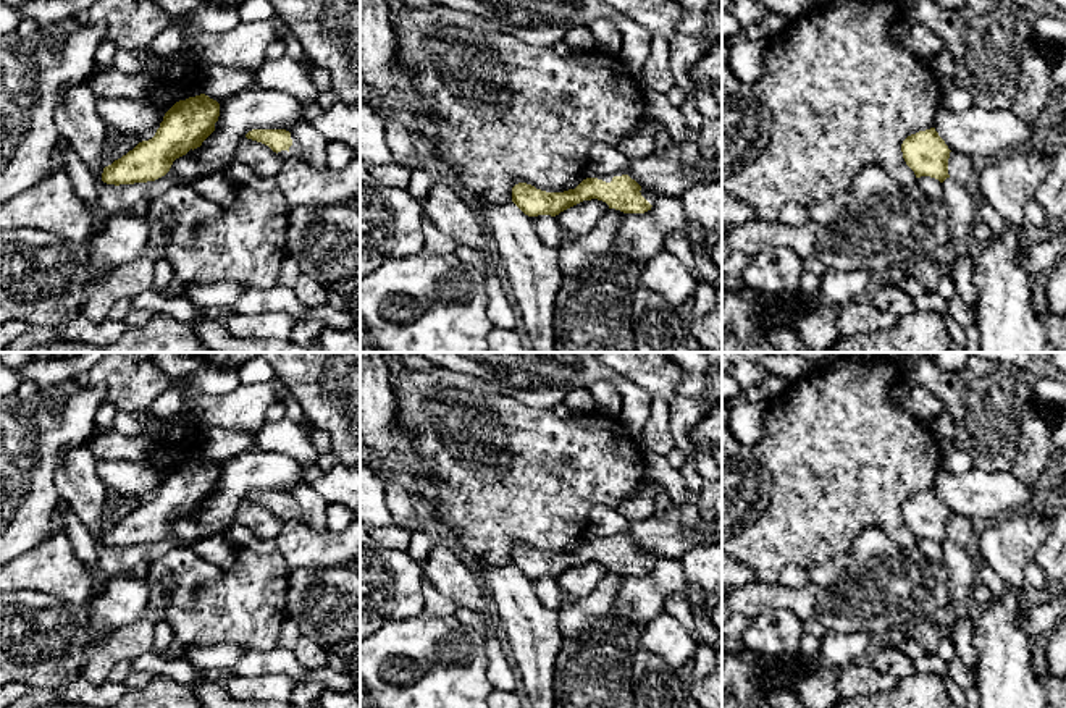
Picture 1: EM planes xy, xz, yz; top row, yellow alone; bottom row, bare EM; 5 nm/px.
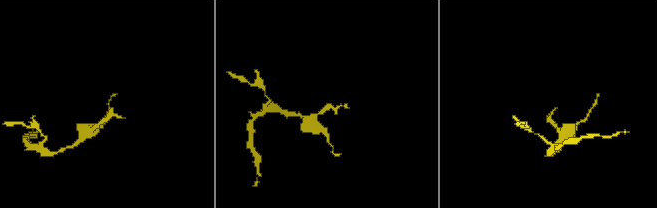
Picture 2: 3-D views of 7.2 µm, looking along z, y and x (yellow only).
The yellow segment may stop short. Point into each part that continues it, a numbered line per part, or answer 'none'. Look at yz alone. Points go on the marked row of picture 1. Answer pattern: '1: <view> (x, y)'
none

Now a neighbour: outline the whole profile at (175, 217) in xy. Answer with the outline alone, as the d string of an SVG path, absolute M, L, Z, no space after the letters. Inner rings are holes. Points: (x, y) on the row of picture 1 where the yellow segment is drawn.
M176 184L149 202L149 255L166 246L191 246L202 225L218 215L220 205L200 196L192 184Z

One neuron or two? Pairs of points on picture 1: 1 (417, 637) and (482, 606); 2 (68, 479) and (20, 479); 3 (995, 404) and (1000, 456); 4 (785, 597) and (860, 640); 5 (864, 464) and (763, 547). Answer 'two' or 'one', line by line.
1: two
2: two
3: one
4: two
5: one

